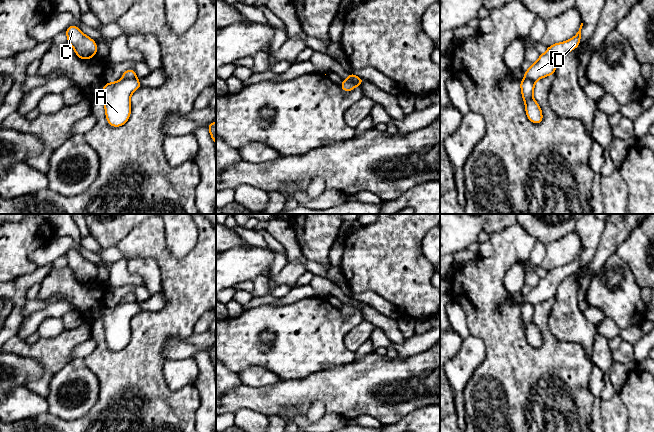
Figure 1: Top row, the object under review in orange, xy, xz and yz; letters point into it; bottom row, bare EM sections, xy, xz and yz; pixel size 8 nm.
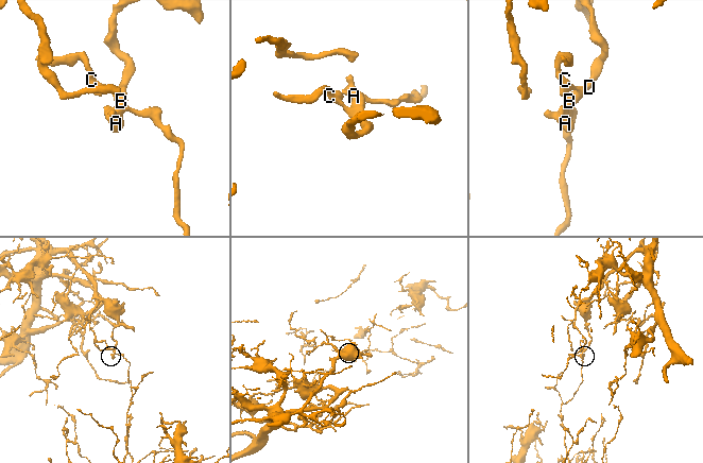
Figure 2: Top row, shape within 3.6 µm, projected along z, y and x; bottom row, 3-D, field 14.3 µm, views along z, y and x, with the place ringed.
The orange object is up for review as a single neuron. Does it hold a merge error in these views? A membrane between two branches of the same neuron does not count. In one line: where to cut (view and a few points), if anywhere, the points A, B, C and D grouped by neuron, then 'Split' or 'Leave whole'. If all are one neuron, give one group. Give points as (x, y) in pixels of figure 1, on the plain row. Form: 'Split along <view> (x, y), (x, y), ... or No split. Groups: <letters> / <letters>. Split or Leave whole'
Split along xz (346, 303), (351, 303), (359, 309). Groups: A / B C D. Split

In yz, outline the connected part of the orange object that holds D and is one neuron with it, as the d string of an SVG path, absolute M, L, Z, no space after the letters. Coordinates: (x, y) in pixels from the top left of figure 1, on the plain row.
M583 247L573 262L565 266L555 267L549 270L544 278L540 278L537 286L532 287L530 292L524 296L525 302L535 306L543 301L554 299L561 282L580 269L582 250Z

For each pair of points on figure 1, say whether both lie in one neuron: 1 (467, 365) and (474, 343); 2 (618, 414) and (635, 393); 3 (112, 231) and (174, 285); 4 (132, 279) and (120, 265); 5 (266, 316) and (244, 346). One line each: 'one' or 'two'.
1: one
2: two
3: two
4: one
5: one

